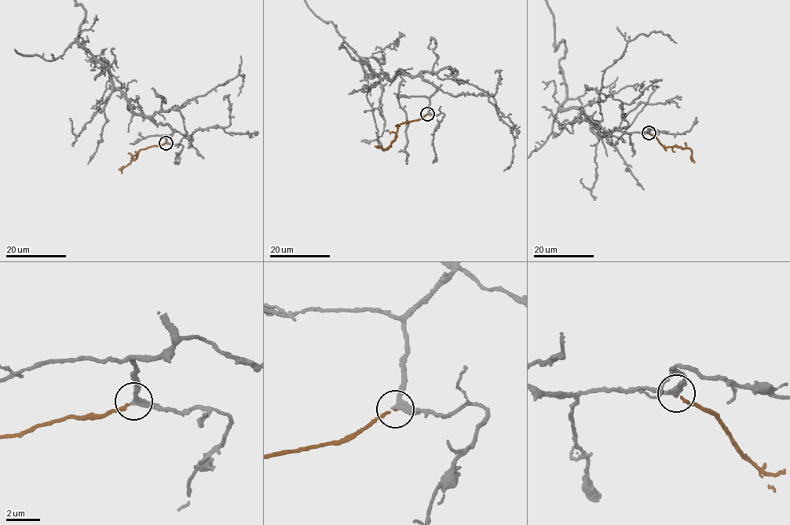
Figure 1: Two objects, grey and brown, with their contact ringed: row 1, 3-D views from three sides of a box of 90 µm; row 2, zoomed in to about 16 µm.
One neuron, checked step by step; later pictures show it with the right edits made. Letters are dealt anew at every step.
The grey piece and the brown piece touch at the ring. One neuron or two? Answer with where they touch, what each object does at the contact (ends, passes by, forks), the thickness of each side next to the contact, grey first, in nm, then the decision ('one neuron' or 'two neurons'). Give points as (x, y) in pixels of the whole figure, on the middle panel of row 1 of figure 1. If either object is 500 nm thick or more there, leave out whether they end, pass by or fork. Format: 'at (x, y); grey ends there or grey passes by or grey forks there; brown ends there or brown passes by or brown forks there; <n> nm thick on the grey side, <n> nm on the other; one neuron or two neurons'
at (427, 114); grey passes by; brown ends there; 280 nm thick on the grey side, 120 nm on the other; one neuron

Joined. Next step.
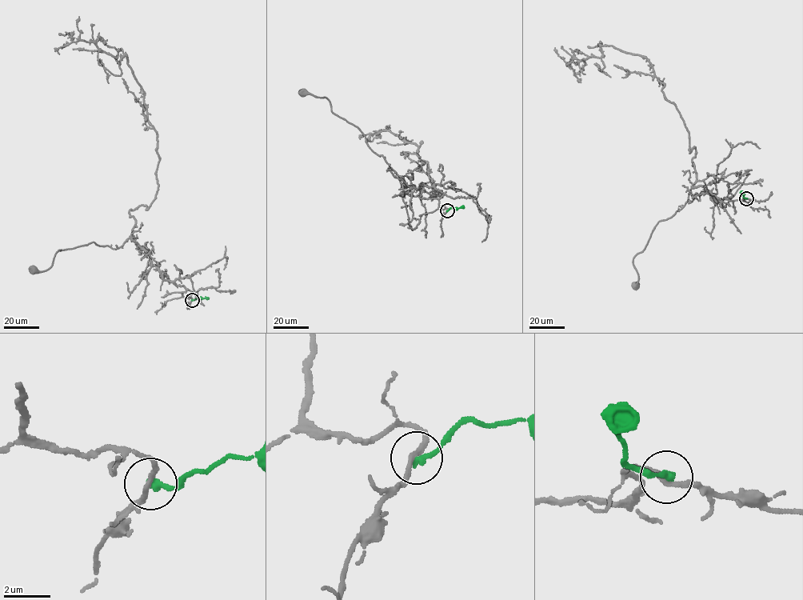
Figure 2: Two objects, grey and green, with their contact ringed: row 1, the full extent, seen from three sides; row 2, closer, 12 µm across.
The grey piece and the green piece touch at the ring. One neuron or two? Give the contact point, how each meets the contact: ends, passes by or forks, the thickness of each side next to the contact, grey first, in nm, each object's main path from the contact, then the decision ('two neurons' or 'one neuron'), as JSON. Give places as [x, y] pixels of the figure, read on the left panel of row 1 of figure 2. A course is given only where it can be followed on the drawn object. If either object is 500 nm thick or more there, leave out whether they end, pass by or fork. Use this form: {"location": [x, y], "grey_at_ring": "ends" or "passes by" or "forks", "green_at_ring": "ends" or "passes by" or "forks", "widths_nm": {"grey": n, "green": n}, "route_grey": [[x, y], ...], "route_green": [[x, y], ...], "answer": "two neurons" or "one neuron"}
{"location": [192, 300], "grey_at_ring": "passes by", "green_at_ring": "ends", "widths_nm": {"grey": 200, "green": 280}, "route_grey": [[192, 300], [129, 238], [115, 249], [93, 242], [59, 250], [50, 267], [35, 270]], "route_green": [[192, 300], [208, 298]], "answer": "two neurons"}

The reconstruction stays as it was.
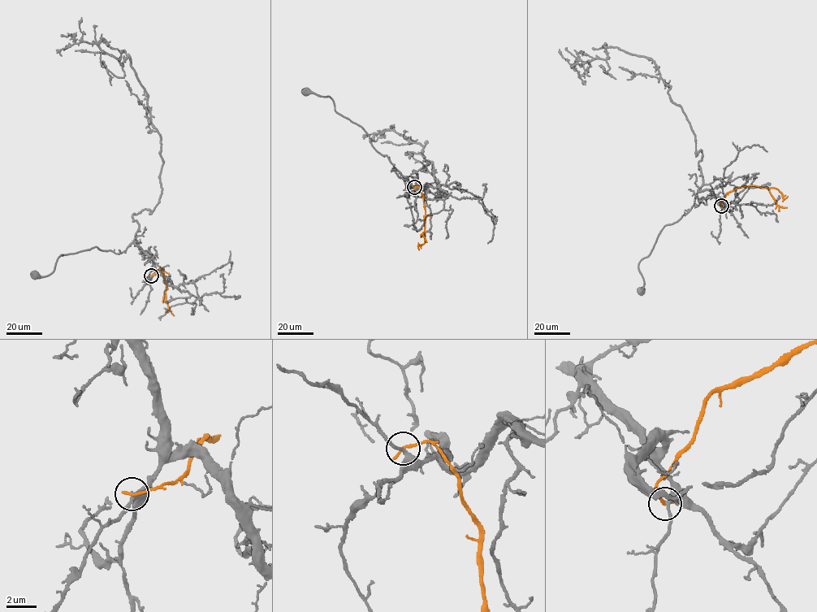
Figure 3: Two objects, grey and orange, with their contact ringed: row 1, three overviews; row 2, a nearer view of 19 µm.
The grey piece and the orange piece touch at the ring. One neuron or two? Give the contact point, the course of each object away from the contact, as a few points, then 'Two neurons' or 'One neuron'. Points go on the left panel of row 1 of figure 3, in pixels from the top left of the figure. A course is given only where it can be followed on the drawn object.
Place: (151, 275). Course of grey: (151, 275), (153, 262), (133, 243), (118, 253), (97, 246), (62, 254), (52, 272), (41, 276), (36, 275). Course of orange: (151, 275), (162, 269), (166, 301), (174, 315). Two neurons

